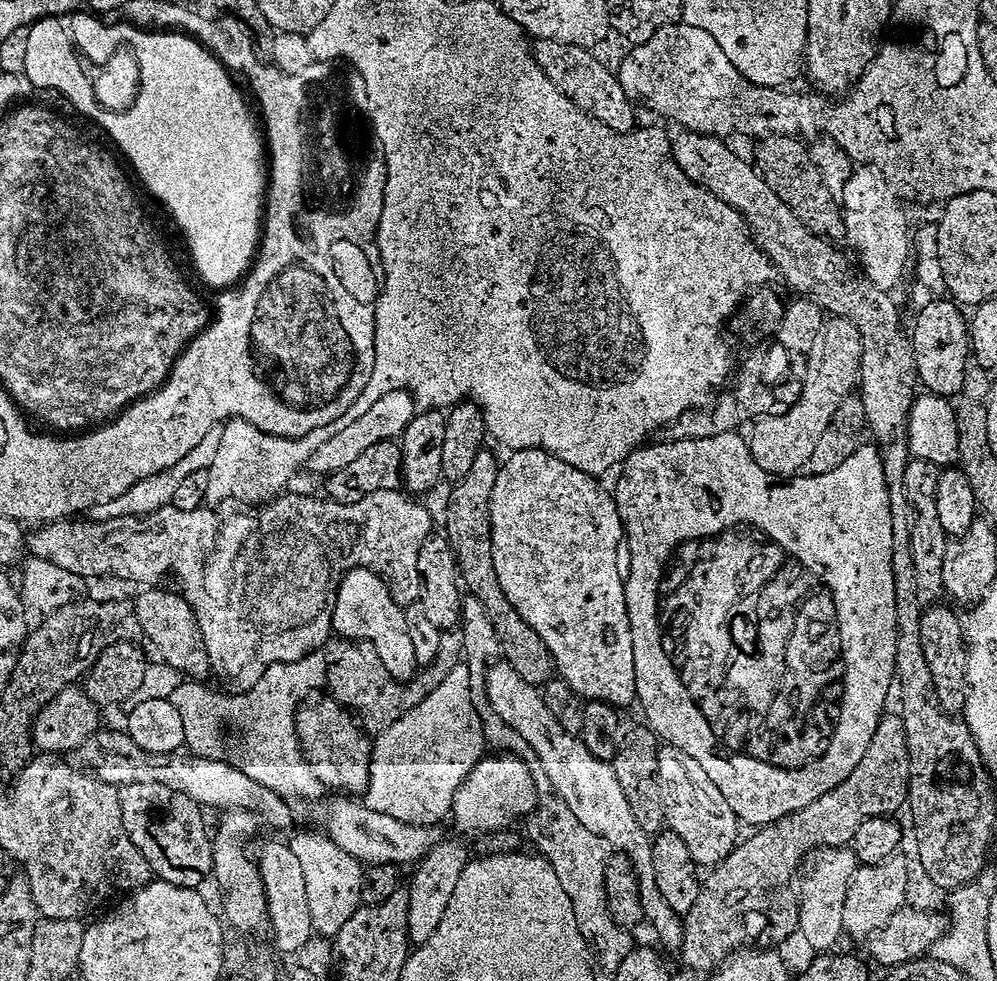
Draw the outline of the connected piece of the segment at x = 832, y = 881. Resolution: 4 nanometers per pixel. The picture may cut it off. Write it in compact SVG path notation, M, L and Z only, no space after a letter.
M828 846L812 860L812 865L808 869L803 869L804 877L800 880L800 908L798 904L798 928L802 933L804 931L804 940L813 948L813 953L824 954L839 942L840 936L844 932L844 923L842 914L846 906L846 892L852 881L853 874L856 873L858 861L855 852L848 846Z

